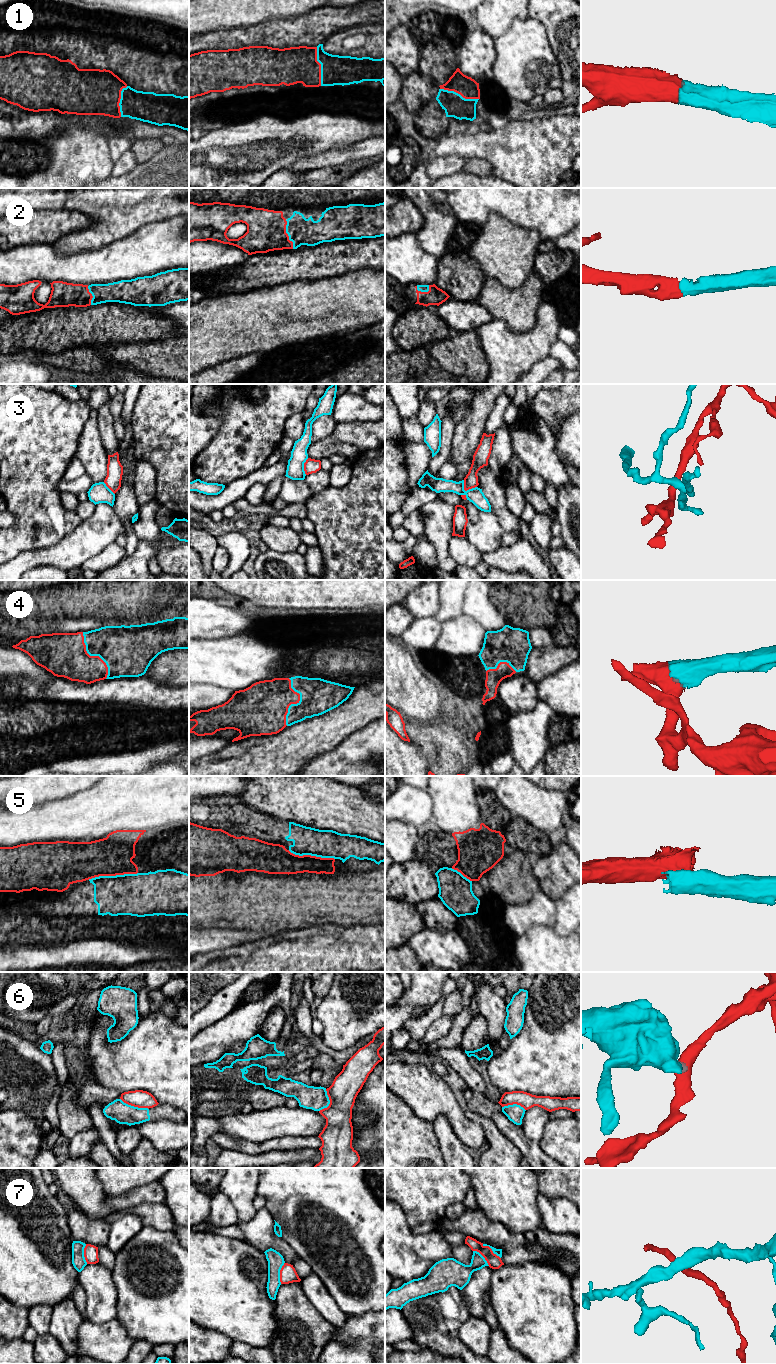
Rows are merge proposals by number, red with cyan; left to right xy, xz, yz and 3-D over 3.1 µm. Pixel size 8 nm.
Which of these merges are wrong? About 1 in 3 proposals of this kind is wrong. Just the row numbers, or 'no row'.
3, 5, 6, 7

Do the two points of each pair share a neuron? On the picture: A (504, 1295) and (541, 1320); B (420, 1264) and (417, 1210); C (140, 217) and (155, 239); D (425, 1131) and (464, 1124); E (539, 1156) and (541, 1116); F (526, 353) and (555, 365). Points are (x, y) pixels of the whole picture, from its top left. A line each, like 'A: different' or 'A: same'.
A: same
B: different
C: different
D: different
E: different
F: different

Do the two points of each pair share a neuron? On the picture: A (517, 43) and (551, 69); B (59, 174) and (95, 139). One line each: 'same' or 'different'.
A: same
B: same

